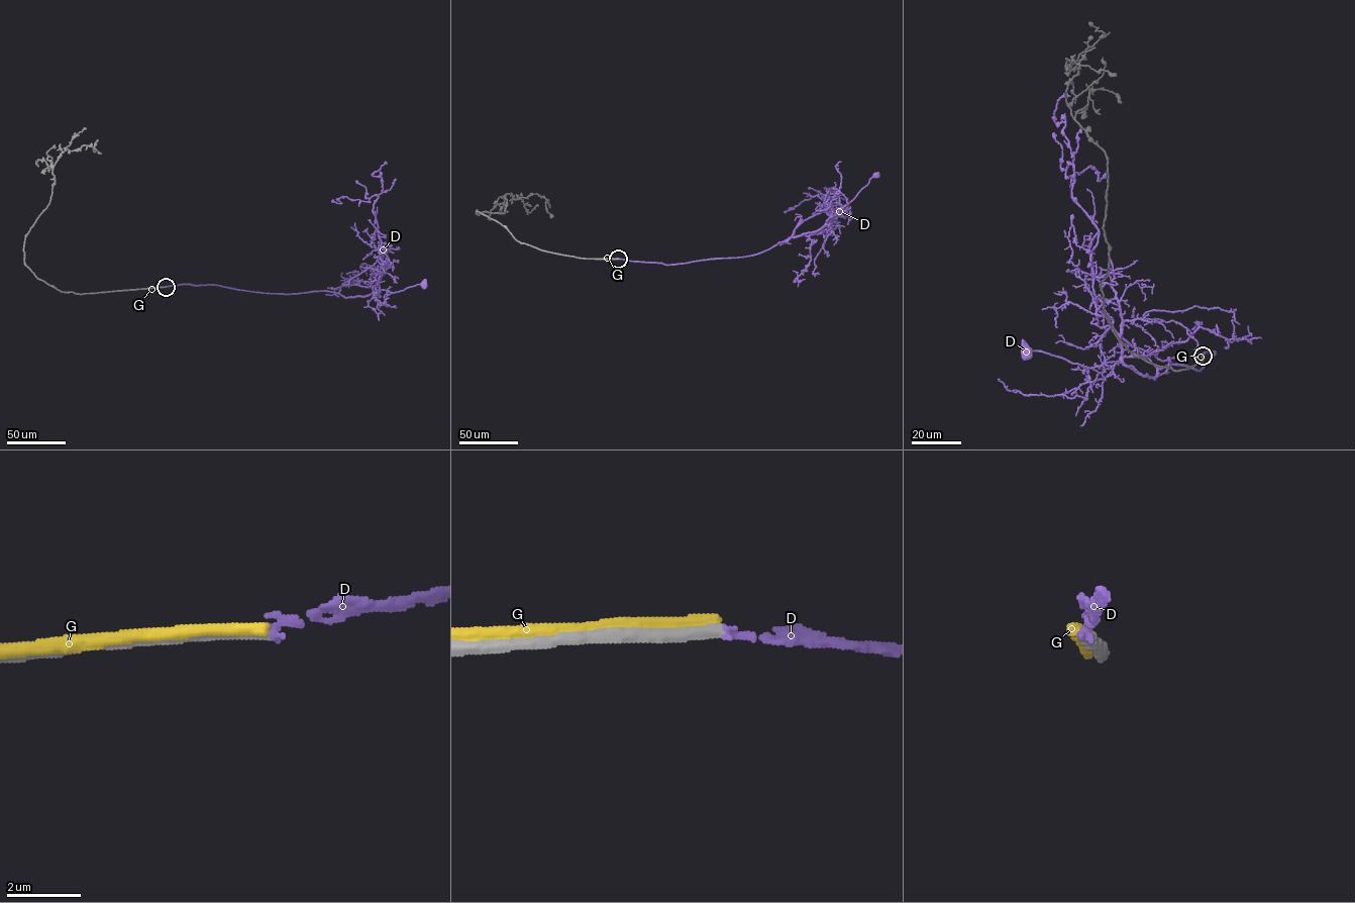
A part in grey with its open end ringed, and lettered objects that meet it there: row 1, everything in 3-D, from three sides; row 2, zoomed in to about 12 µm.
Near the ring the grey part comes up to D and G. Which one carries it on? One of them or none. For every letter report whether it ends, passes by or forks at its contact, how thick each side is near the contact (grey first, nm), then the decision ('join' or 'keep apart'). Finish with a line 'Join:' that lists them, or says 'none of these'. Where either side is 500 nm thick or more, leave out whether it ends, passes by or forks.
D: it ends there; 320 nm thick on the grey side, 240 nm on the other; keep apart
G: it passes by; 320 nm thick on the grey side, 320 nm on the other; keep apart
Join: none of these

